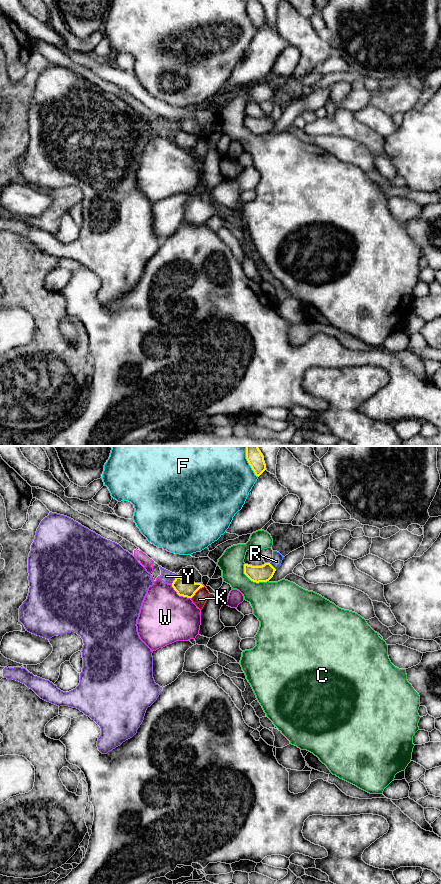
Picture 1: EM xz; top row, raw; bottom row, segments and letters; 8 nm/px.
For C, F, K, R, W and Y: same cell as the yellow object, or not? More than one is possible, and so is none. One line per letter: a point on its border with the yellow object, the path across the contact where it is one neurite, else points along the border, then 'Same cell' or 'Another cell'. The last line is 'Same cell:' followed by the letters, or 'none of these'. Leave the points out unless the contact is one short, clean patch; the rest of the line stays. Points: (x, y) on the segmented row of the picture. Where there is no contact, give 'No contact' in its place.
C: Touches yellow at xz (251, 580). Another cell
F: Touches yellow at xz (248, 462). Another cell
K: Touches yellow at xz (197, 590). Boundary: xz (204, 586), (191, 598). Another cell
R: Touches yellow at xz (272, 566). Another cell
W: Touches yellow at xz (180, 595). Another cell
Y: Touches yellow at xz (173, 581). Another cell
Same cell: none of these

